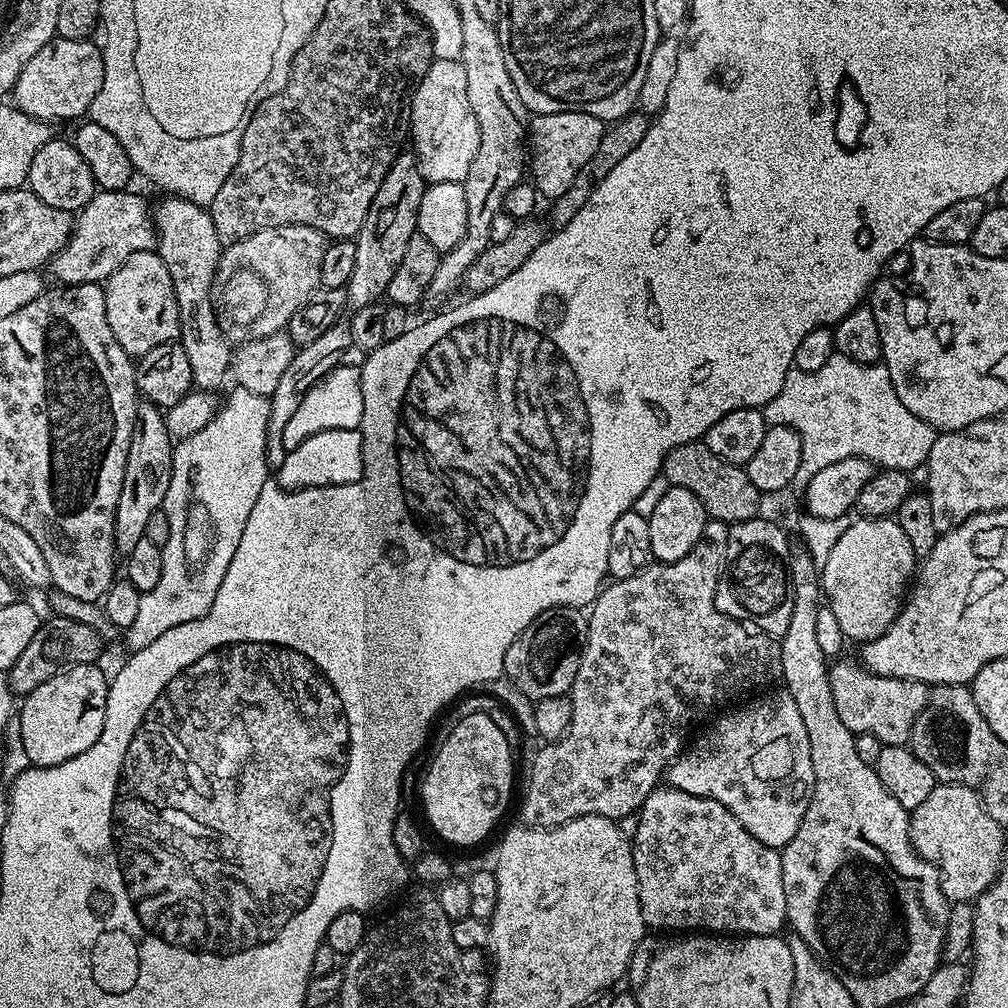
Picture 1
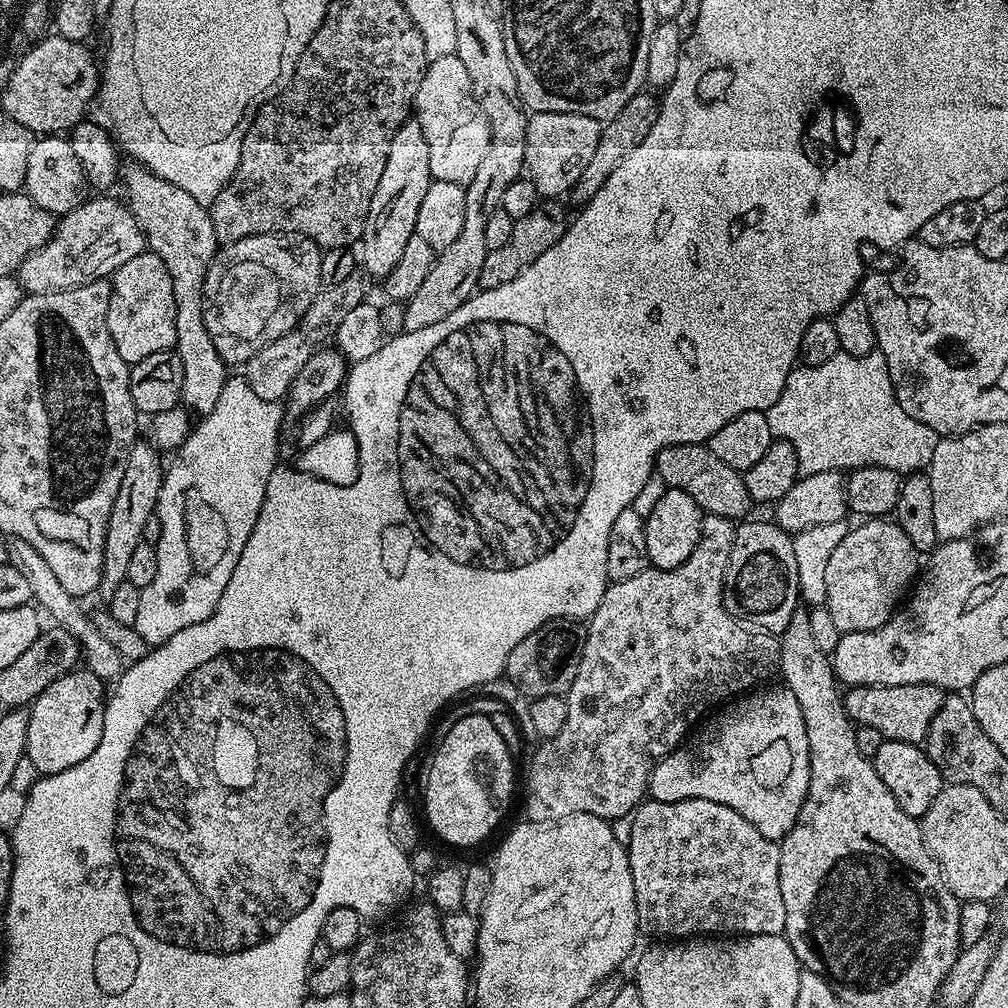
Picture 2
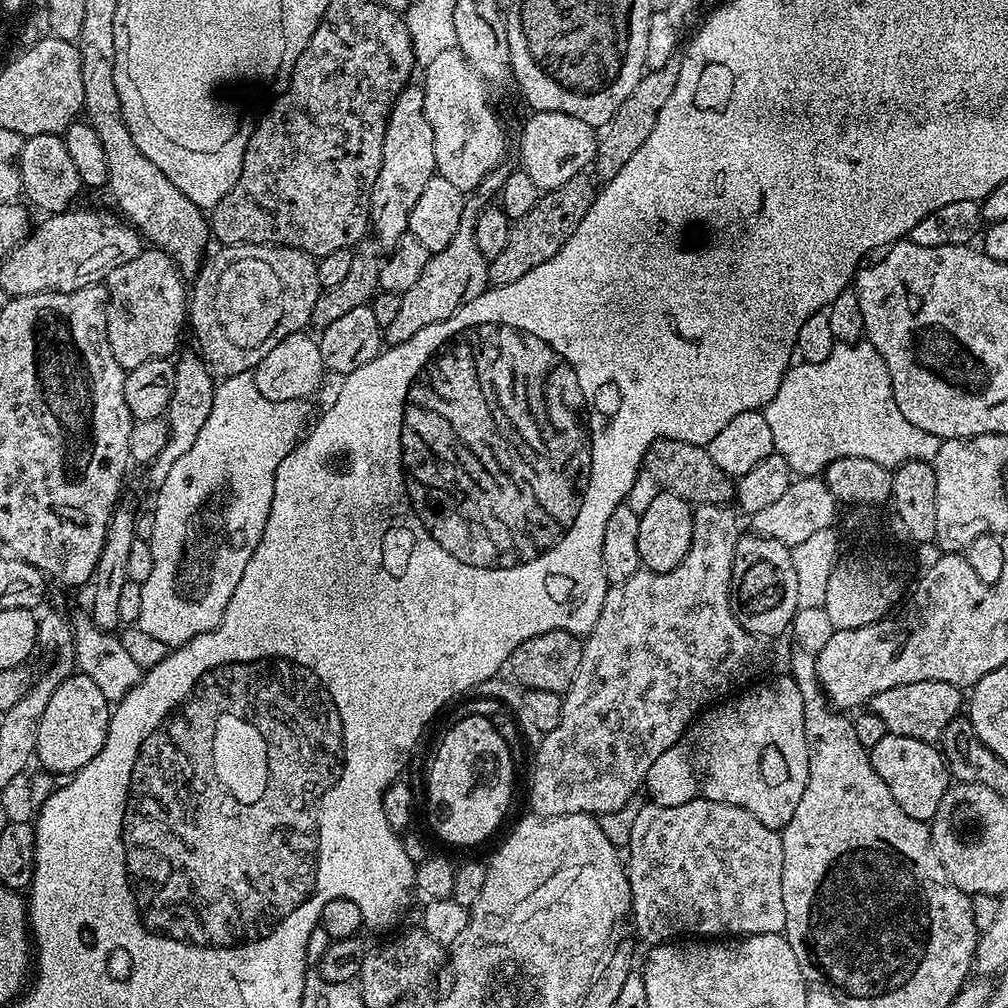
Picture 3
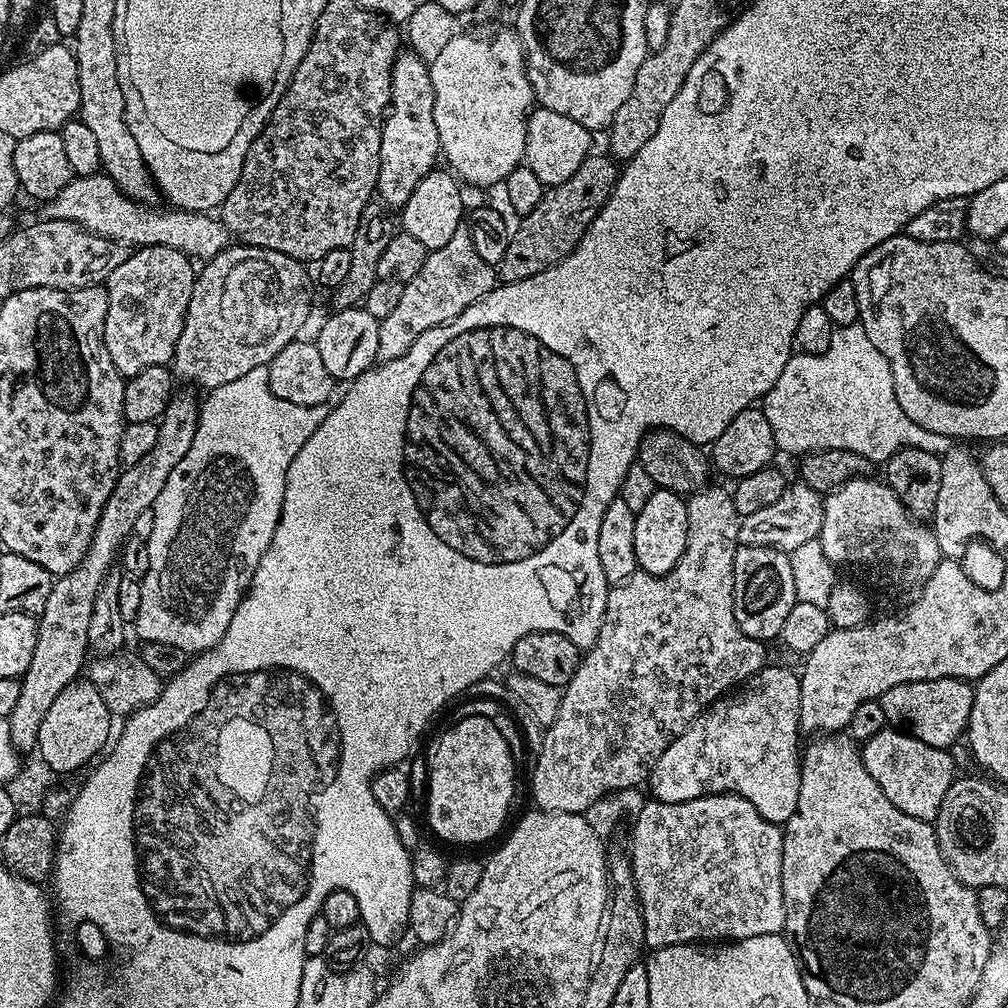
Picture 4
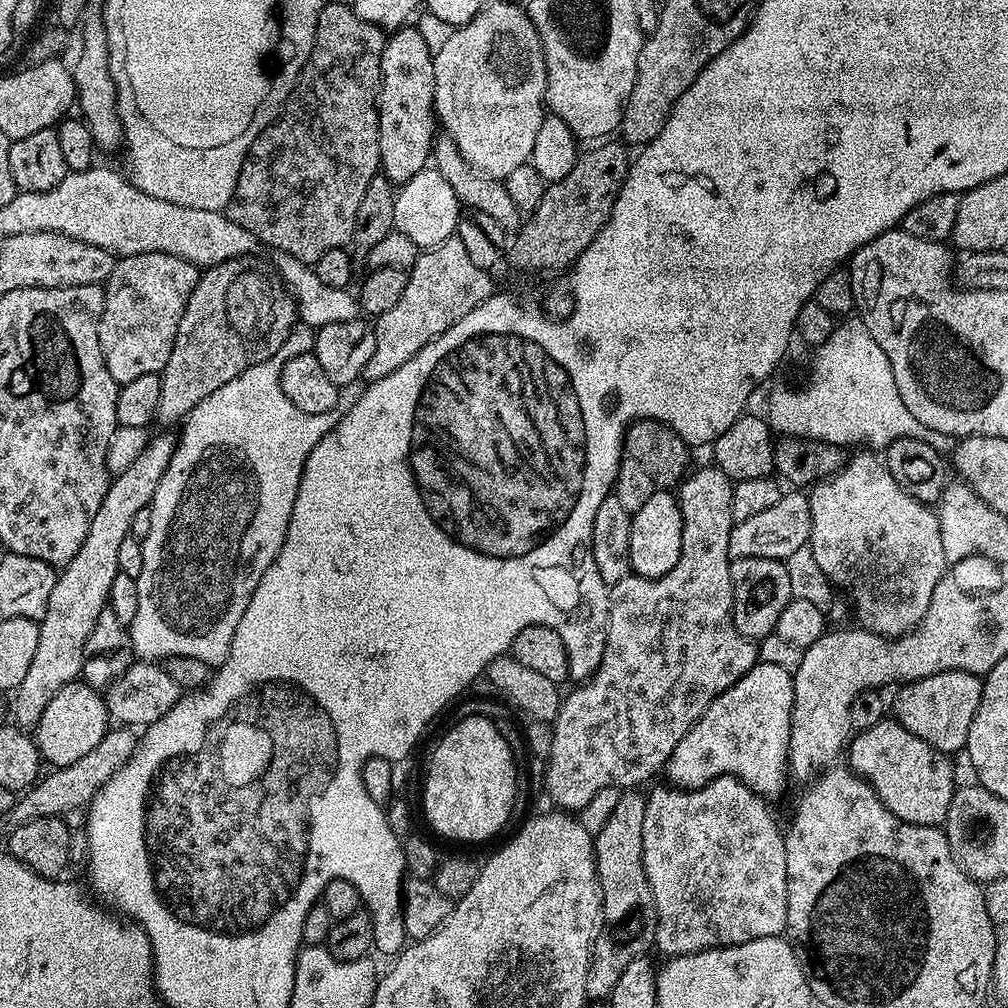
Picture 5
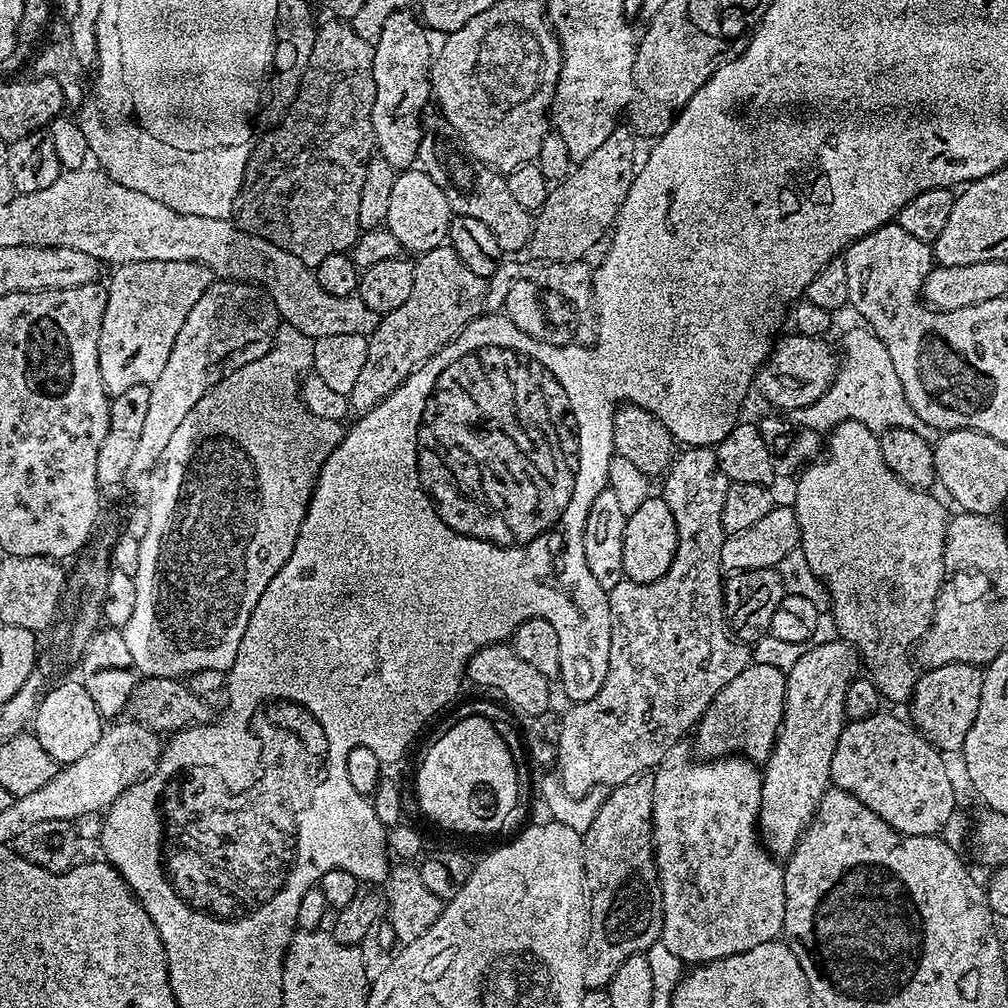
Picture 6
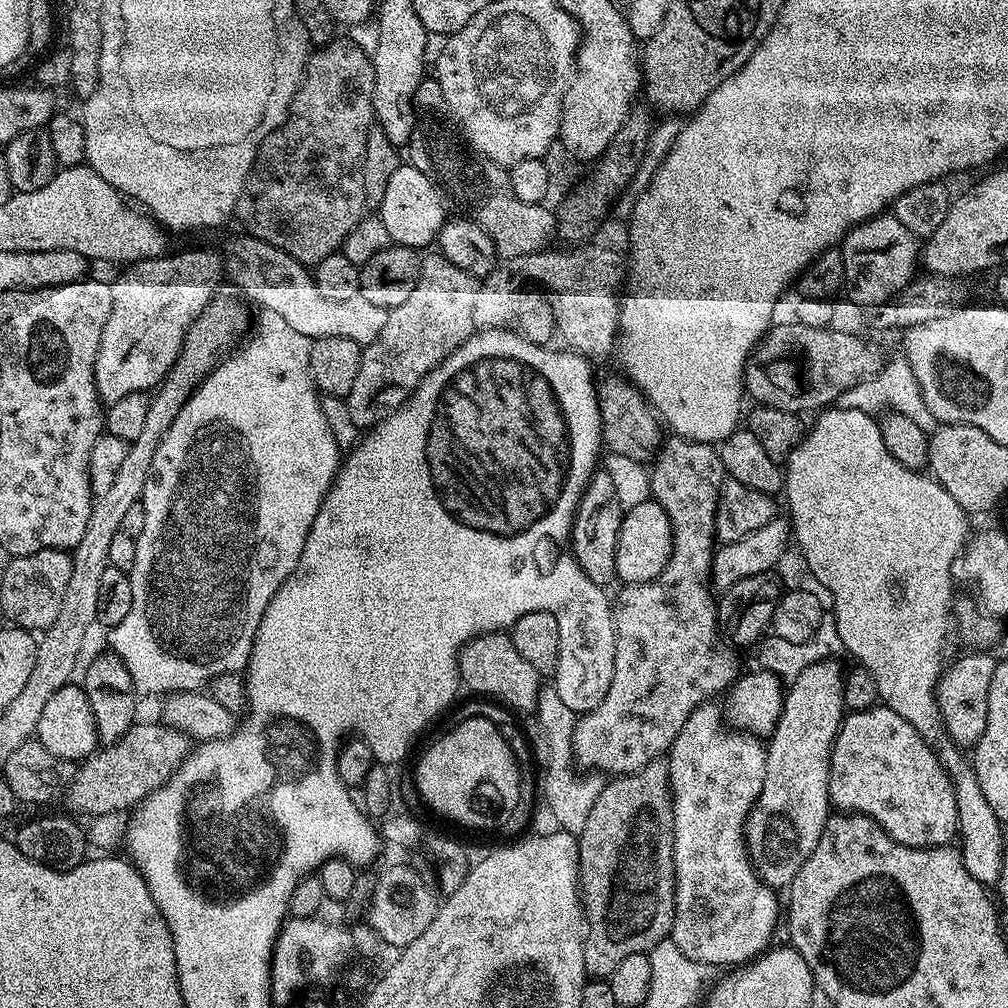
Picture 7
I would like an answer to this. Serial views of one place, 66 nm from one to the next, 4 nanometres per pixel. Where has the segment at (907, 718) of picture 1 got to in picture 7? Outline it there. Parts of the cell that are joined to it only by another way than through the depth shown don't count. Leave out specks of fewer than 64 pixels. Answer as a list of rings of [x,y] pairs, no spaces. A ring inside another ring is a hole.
[[[984,650],[969,651],[969,656],[964,656],[956,665],[945,667],[940,683],[936,685],[936,701],[940,707],[940,713],[944,719],[944,731],[949,740],[961,749],[971,749],[986,730],[986,714],[988,713],[988,699],[990,698],[990,680],[994,678],[994,670],[998,663],[997,657],[988,655]]]

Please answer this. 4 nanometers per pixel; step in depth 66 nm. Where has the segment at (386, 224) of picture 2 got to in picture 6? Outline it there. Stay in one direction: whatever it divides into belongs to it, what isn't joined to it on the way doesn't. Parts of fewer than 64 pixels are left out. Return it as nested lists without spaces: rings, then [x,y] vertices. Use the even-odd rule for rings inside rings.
[[[412,10],[396,12],[386,19],[379,39],[374,44],[374,138],[378,145],[379,155],[398,170],[407,170],[417,163],[420,154],[420,139],[424,137],[422,117],[425,108],[429,107],[432,91],[432,61],[434,54],[430,50],[430,42],[426,42],[428,28],[418,19]]]

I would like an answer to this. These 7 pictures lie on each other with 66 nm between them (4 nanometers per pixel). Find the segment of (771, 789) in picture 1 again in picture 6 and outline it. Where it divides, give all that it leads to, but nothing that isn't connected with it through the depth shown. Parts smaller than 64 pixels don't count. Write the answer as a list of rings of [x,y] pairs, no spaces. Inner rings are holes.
[[[750,662],[742,674],[722,686],[718,694],[714,694],[714,702],[704,711],[703,718],[694,729],[694,752],[697,757],[706,760],[715,760],[721,756],[741,755],[745,760],[753,762],[767,761],[776,745],[776,734],[780,730],[780,723],[784,720],[784,699],[786,698],[787,675],[783,671],[770,665],[760,665]]]

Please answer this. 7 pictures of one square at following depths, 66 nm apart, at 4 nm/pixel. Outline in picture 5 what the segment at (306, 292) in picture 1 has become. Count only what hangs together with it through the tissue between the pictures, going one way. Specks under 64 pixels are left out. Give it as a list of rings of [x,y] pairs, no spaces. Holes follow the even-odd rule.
[[[256,254],[239,256],[201,271],[200,280],[190,294],[190,302],[186,302],[182,322],[178,322],[170,362],[166,362],[164,371],[159,373],[162,398],[158,402],[158,420],[164,426],[172,426],[168,424],[175,420],[183,421],[198,402],[214,394],[214,390],[226,386],[226,382],[238,378],[238,374],[250,370],[250,366],[266,362],[287,342],[288,334],[298,320],[296,301],[286,294],[284,282],[275,267],[258,257]]]

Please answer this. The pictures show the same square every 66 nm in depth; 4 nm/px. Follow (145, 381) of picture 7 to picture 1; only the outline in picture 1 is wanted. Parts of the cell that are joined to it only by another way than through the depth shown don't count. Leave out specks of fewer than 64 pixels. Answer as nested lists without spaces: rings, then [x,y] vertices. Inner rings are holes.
[[[159,251],[130,254],[103,285],[106,298],[106,322],[118,338],[118,346],[133,358],[145,356],[154,346],[173,343],[180,334],[180,315],[174,294],[174,282],[166,271]]]

